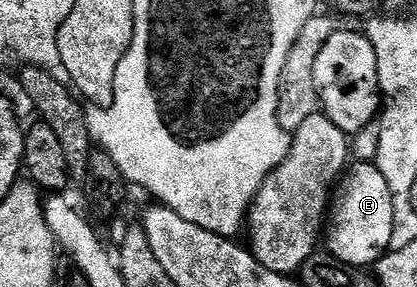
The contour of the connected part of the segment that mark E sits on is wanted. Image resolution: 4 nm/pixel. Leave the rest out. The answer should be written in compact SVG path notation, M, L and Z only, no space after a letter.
M376 162L355 163L342 174L332 192L323 243L329 246L328 254L345 266L369 269L391 248L395 209L387 177L379 173Z

